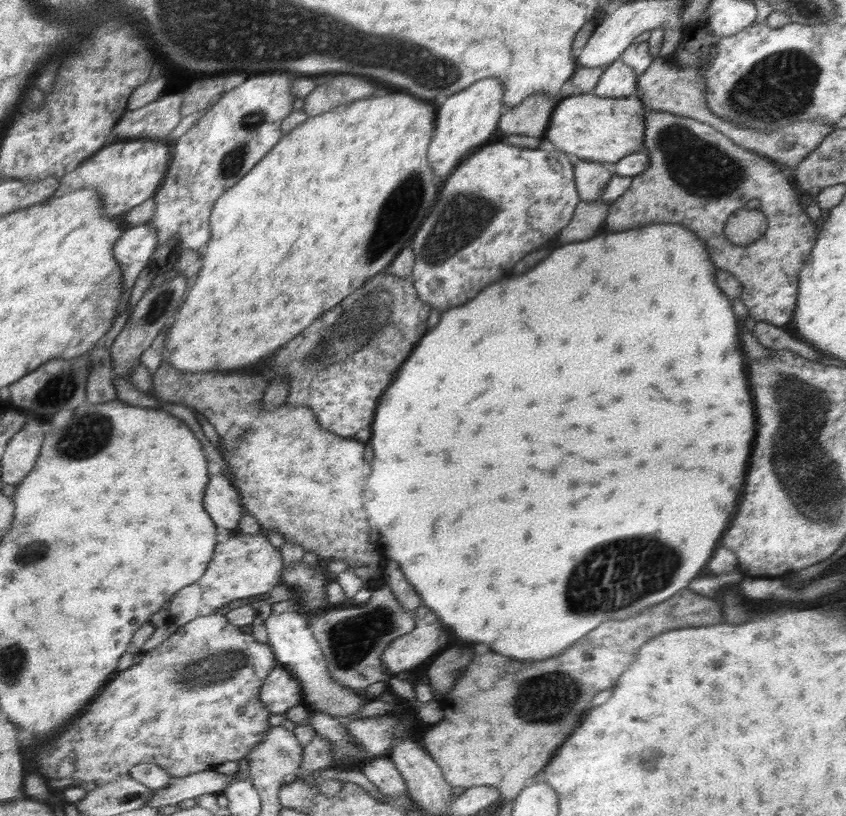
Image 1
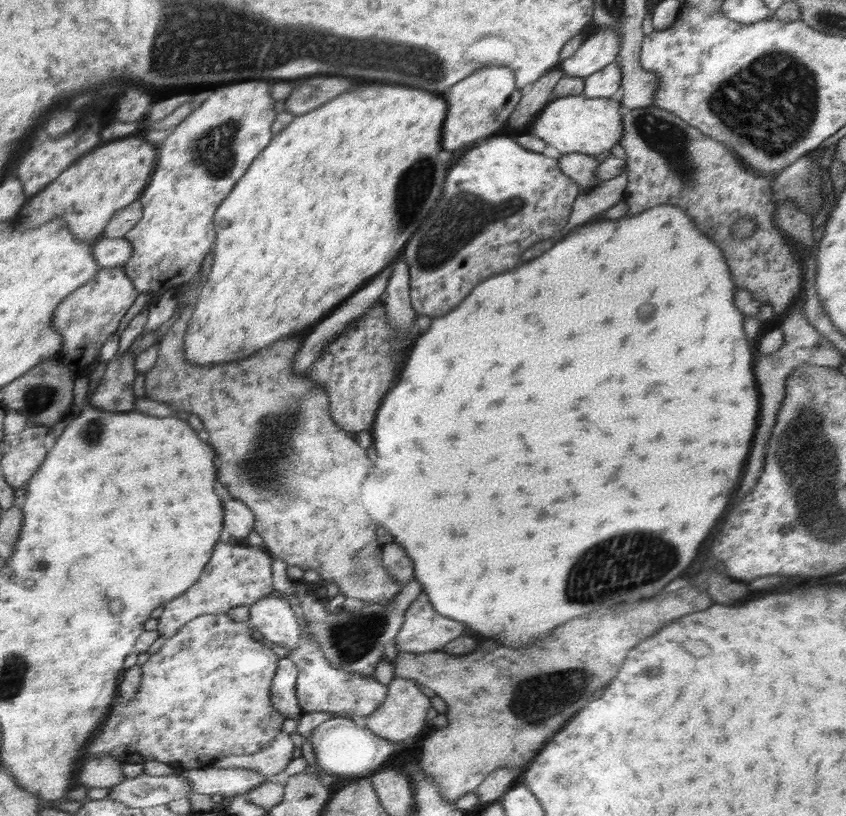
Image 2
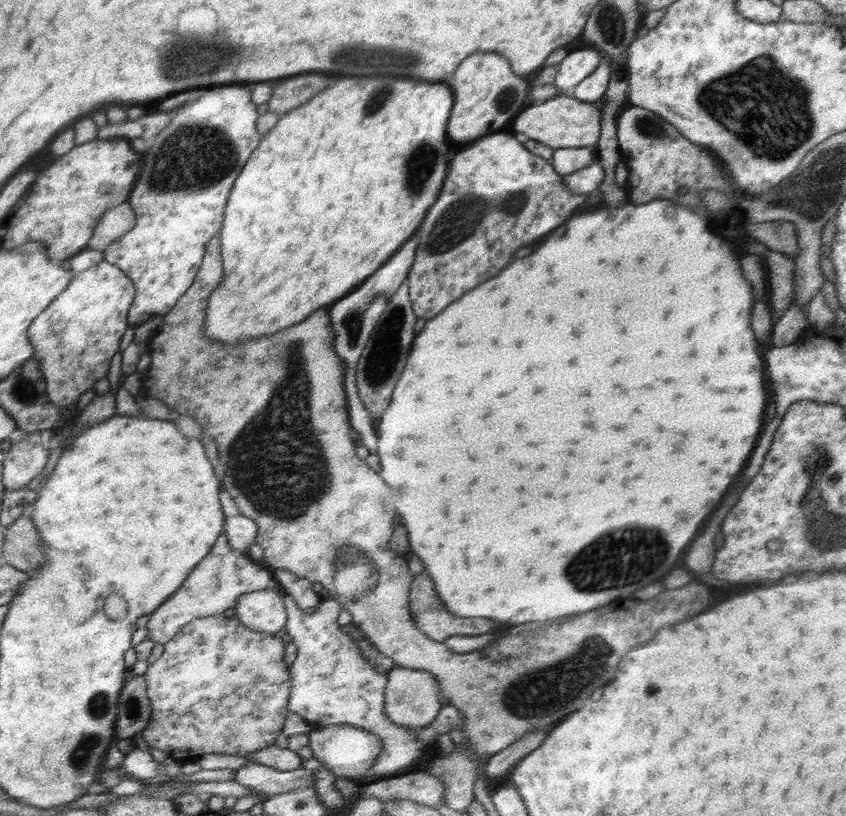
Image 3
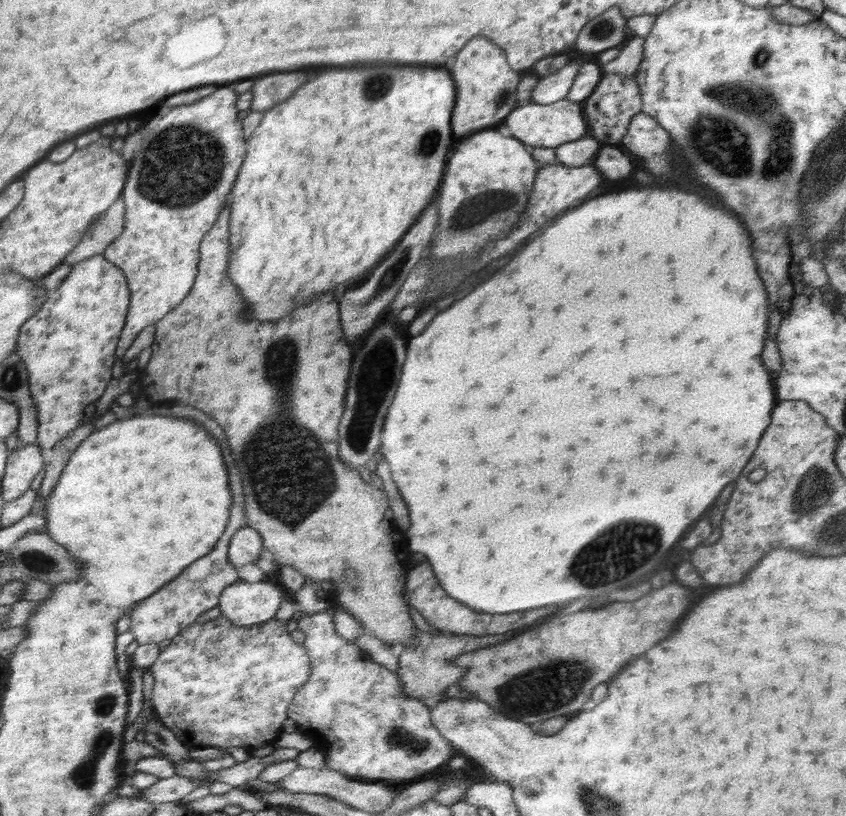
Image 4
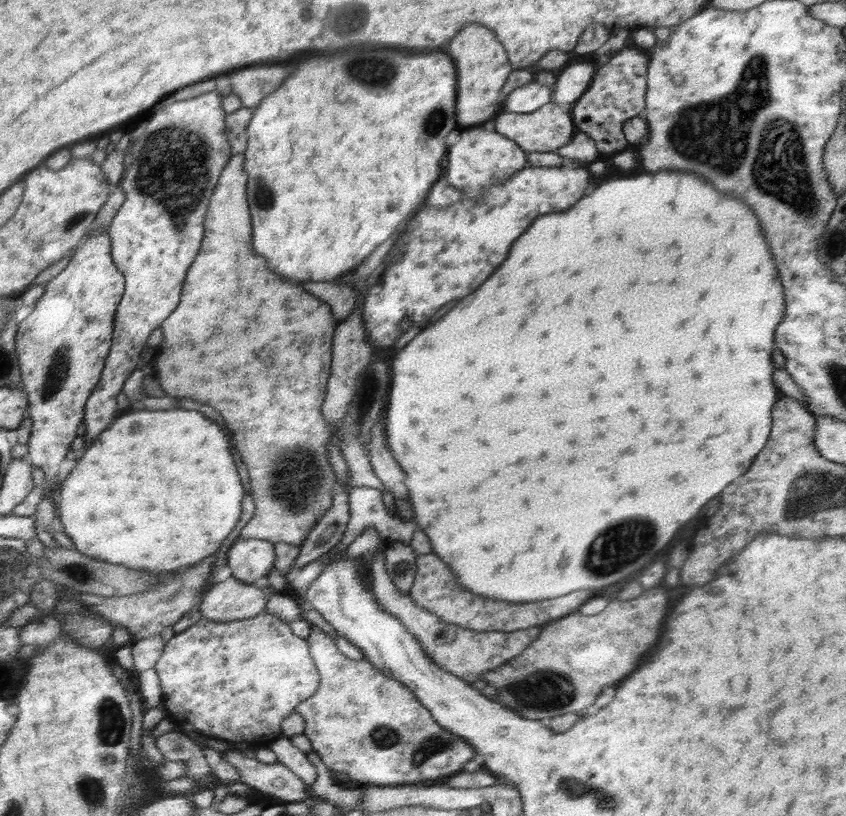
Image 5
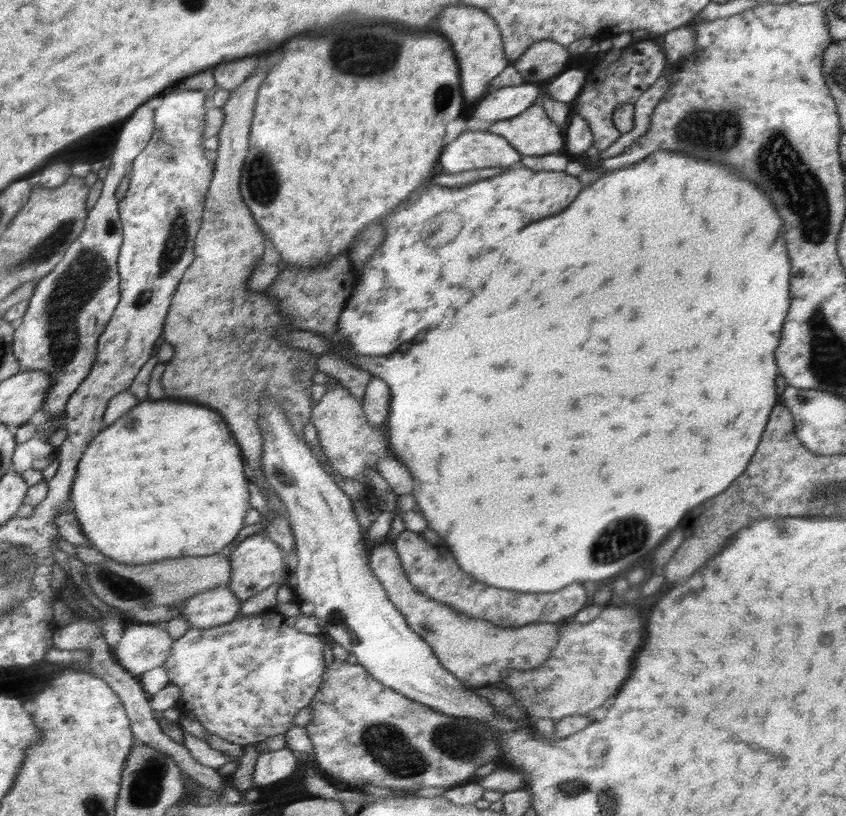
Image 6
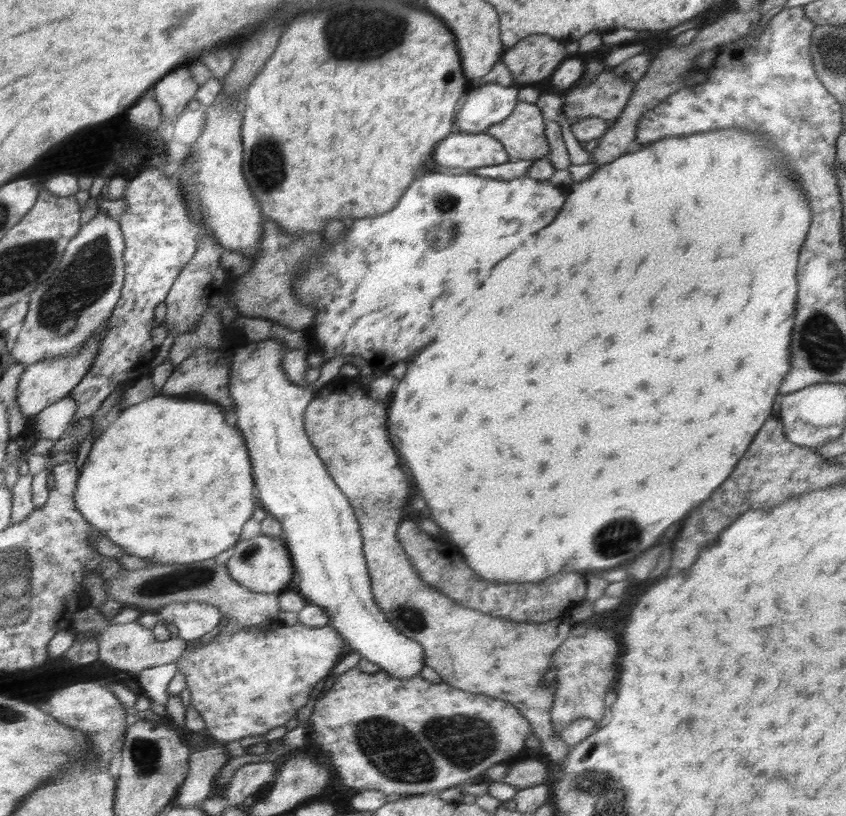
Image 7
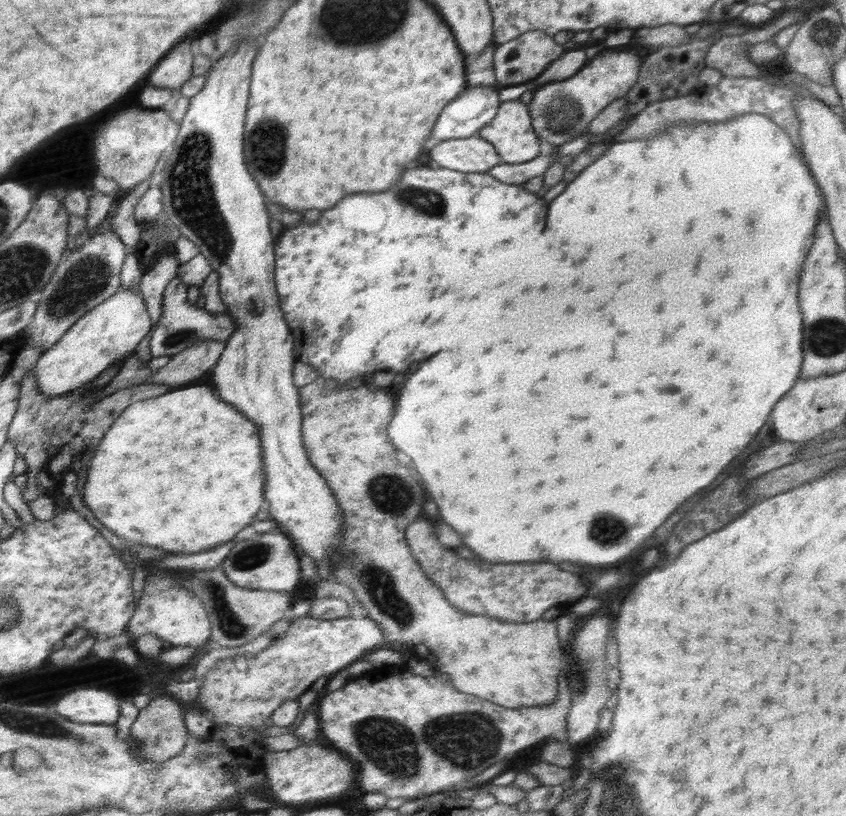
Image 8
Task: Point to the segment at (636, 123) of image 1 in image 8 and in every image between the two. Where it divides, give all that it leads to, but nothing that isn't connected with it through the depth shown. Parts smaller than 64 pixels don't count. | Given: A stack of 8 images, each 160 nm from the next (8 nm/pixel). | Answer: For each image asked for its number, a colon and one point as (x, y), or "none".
2: (593, 126)
3: (561, 122)
4: (550, 125)
5: (549, 128)
6: (531, 133)
7: (522, 134)
8: (511, 132)

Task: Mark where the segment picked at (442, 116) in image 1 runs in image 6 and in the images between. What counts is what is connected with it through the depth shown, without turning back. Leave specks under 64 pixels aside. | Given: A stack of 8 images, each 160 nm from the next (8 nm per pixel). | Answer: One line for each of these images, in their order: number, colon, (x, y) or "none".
2: (477, 106)
3: (488, 94)
4: (485, 85)
5: (482, 65)
6: (477, 43)

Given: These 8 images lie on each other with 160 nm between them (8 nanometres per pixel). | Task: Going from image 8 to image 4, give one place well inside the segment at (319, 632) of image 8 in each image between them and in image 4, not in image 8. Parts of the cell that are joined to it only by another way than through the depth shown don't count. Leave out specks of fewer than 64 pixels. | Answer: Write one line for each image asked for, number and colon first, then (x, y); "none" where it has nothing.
4: (237, 682)
5: (227, 680)
6: (226, 674)
7: (247, 681)

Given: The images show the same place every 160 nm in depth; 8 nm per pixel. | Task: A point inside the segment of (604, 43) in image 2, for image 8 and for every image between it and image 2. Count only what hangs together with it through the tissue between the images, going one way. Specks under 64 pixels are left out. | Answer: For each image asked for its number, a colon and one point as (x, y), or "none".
3: (576, 65)
4: (554, 87)
5: (532, 96)
6: (507, 102)
7: (485, 106)
8: (465, 116)

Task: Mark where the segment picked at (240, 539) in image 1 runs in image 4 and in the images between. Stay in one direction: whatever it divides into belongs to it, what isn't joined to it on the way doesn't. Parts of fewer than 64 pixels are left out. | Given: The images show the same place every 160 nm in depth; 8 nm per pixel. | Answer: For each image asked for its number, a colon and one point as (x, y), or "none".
2: (239, 574)
3: (215, 584)
4: (178, 604)

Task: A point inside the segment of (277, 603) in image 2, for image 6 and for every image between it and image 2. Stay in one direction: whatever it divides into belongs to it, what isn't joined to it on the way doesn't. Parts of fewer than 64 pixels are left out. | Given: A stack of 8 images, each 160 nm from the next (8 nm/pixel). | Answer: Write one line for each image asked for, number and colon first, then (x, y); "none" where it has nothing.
3: (263, 611)
4: (244, 603)
5: (231, 600)
6: (219, 606)

